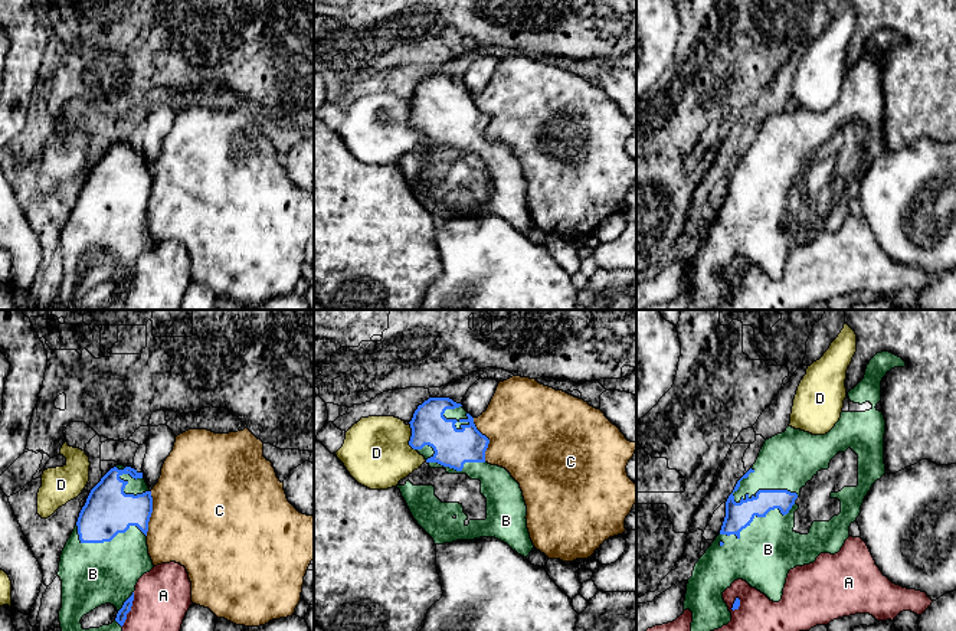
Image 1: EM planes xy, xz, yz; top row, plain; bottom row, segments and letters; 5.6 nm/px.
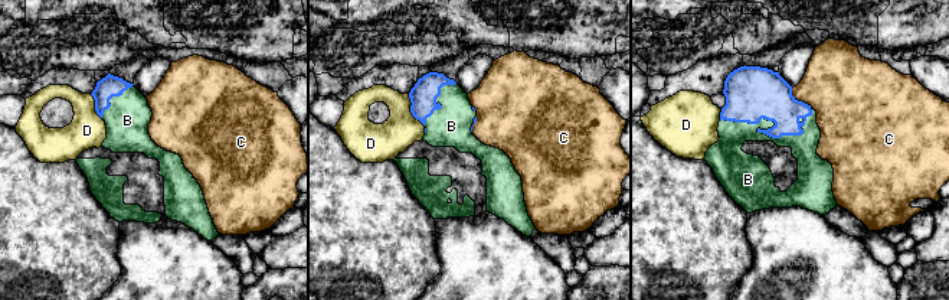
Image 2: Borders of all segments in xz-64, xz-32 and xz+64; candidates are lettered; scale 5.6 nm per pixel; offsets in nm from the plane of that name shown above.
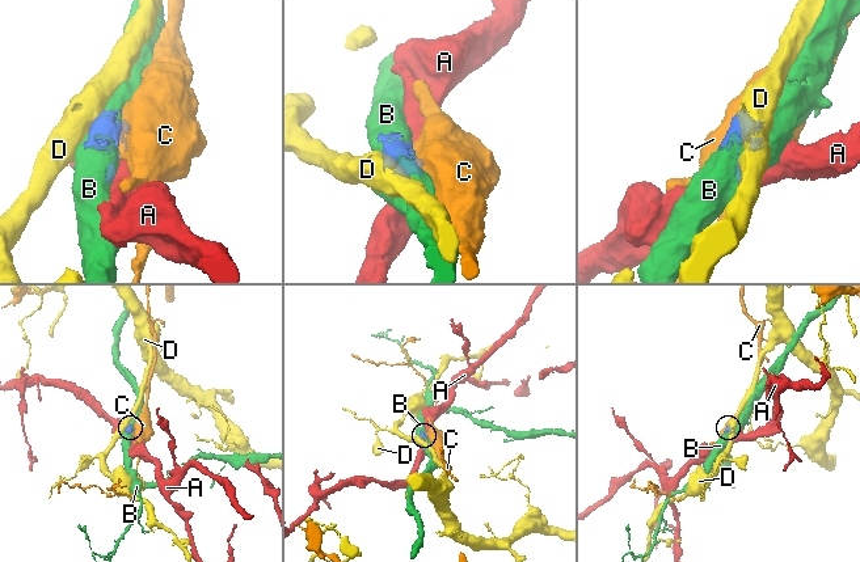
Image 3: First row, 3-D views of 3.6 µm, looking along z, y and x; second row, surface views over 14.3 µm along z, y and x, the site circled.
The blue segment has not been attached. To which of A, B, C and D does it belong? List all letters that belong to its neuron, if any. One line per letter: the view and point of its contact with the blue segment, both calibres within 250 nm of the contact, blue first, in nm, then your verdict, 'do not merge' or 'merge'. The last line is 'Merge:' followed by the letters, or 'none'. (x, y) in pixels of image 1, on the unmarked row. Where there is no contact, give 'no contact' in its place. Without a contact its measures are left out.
A: xy (130, 287) | 60/320 nm | do not merge
B: yz (763, 167) | 150/320 nm | do not merge
C: xz (488, 117) | 220/500 nm | do not merge
D: xz (411, 114) | 220/380 nm | do not merge
Merge: none

